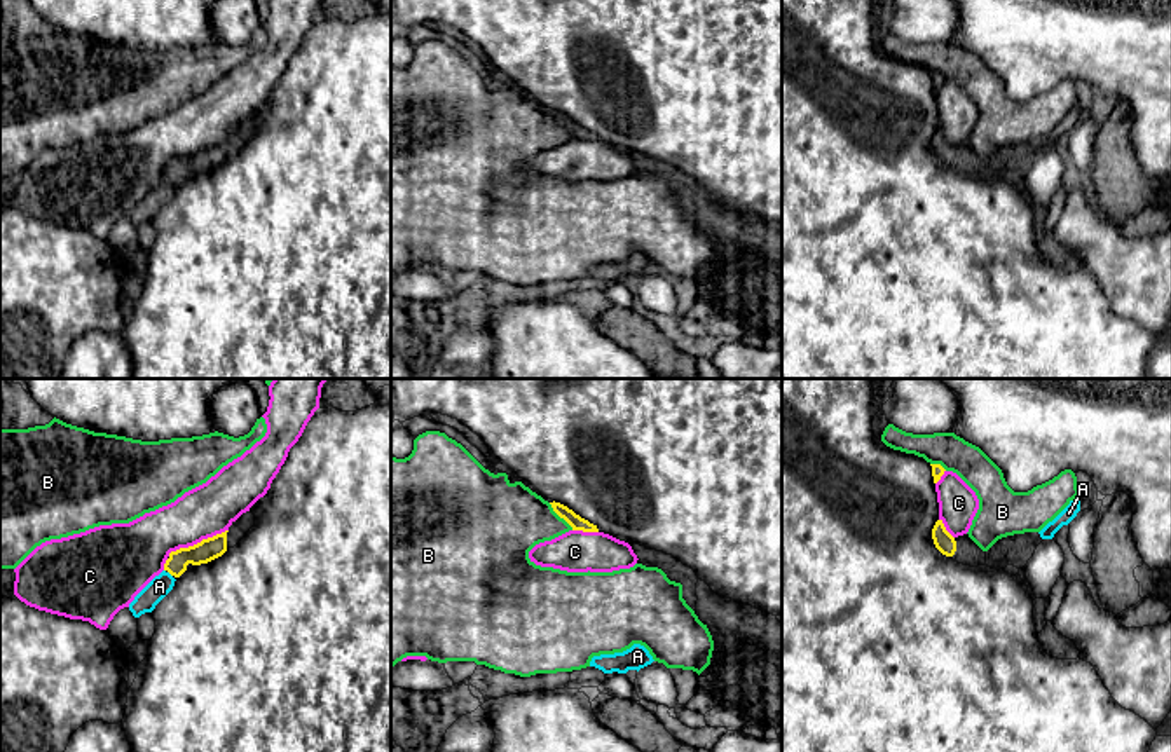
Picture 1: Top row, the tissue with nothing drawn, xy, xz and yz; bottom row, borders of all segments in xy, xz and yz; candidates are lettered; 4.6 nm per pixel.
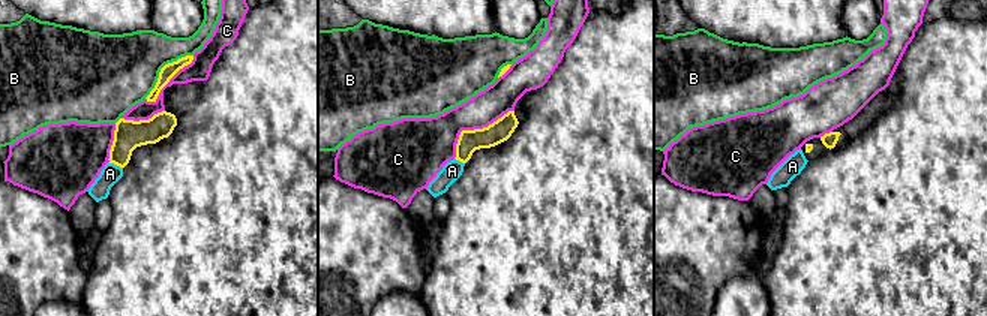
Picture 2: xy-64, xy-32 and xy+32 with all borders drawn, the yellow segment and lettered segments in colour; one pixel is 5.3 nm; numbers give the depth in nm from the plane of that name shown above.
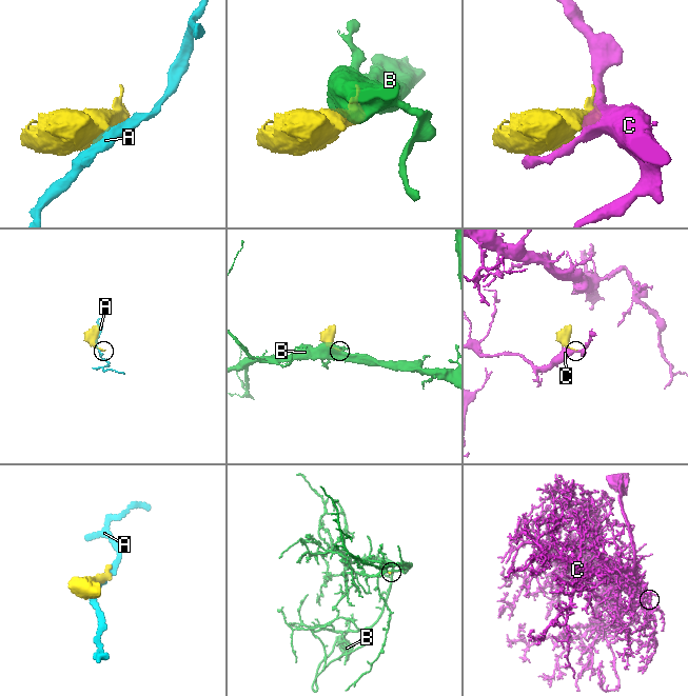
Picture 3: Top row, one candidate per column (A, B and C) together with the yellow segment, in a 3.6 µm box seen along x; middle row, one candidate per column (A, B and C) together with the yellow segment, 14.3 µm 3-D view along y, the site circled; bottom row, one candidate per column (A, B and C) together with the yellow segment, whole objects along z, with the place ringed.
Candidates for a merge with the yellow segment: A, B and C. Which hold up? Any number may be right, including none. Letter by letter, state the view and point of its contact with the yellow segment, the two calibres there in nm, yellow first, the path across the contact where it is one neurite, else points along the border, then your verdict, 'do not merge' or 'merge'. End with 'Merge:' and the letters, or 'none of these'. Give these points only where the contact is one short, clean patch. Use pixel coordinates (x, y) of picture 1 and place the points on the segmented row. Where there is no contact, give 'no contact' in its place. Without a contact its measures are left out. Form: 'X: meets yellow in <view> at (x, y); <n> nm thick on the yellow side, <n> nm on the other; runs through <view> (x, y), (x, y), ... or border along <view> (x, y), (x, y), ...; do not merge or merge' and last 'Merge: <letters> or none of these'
A: meets yellow in xy at (170, 573); 100 nm thick on the yellow side, 100 nm on the other; do not merge
B: meets yellow in xz at (561, 517); 70 nm thick on the yellow side, 360 nm on the other; do not merge
C: meets yellow in xy at (198, 543); 100 nm thick on the yellow side, 260 nm on the other; do not merge
Merge: none of these

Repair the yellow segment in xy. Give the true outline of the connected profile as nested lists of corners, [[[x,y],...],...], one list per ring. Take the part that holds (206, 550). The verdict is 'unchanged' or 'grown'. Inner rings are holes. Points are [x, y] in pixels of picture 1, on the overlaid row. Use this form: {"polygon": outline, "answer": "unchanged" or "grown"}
{"polygon": [[[251,511],[243,513],[225,532],[202,539],[194,546],[171,551],[164,571],[180,578],[188,564],[201,565],[222,557],[229,548],[234,548],[253,525],[255,515]]], "answer": "grown"}

